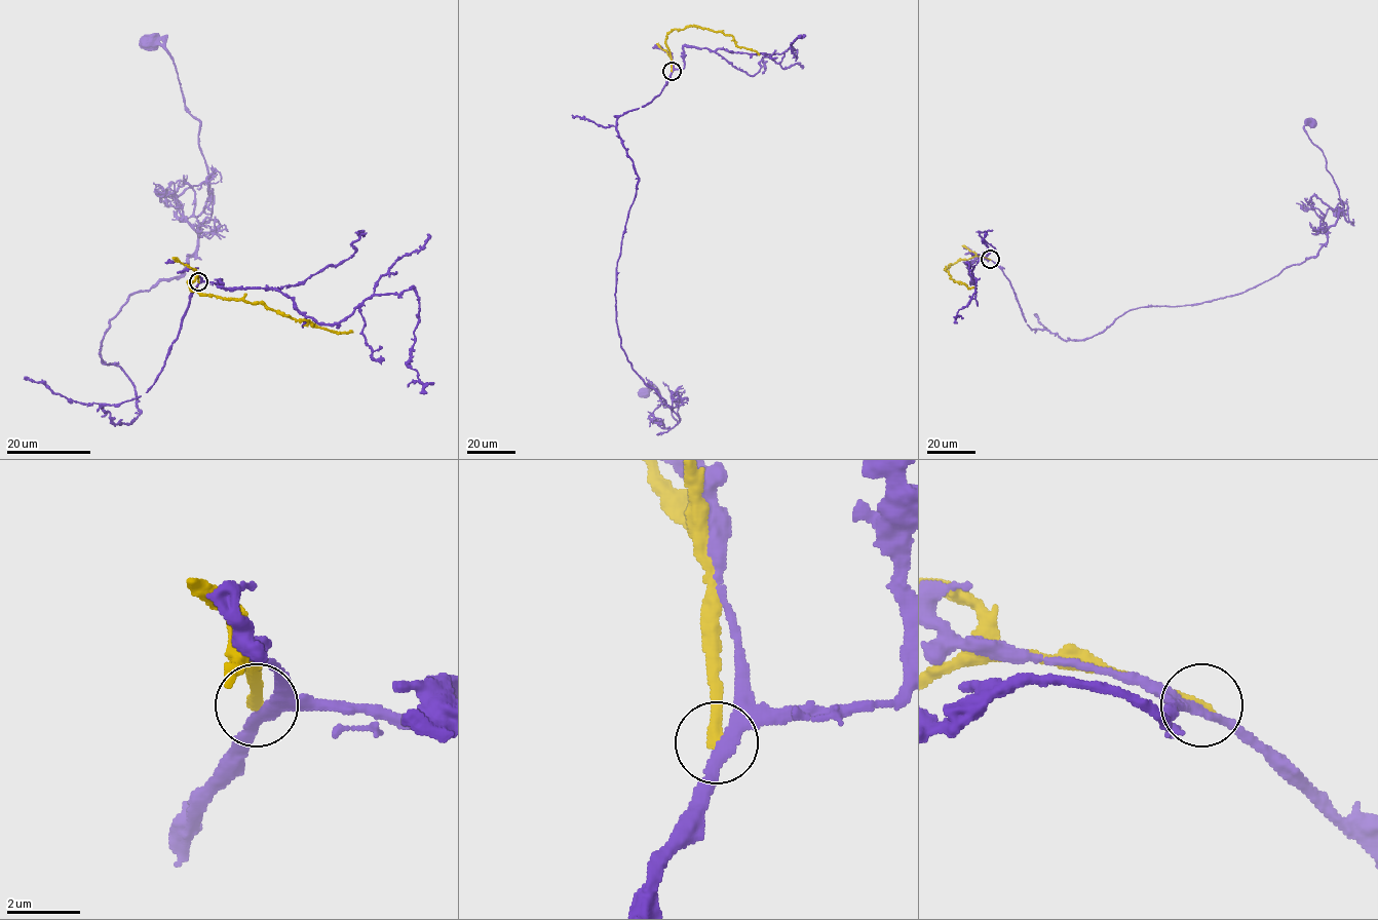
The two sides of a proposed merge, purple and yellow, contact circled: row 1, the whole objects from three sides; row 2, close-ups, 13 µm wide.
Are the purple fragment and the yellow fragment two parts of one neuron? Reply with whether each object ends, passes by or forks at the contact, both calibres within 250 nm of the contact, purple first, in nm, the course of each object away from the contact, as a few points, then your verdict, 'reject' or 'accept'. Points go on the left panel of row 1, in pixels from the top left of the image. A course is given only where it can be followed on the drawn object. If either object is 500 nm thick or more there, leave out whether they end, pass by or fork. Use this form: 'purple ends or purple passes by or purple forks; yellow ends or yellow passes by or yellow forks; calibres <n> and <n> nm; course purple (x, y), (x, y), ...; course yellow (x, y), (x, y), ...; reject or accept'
purple passes by; yellow ends; calibres 280 and 300 nm; course purple (198, 281), (114, 423), (140, 411), (109, 322), (213, 211), (147, 42); course yellow (198, 281), (196, 276), (188, 283), (201, 294), (264, 303), (316, 327), (353, 331); reject

